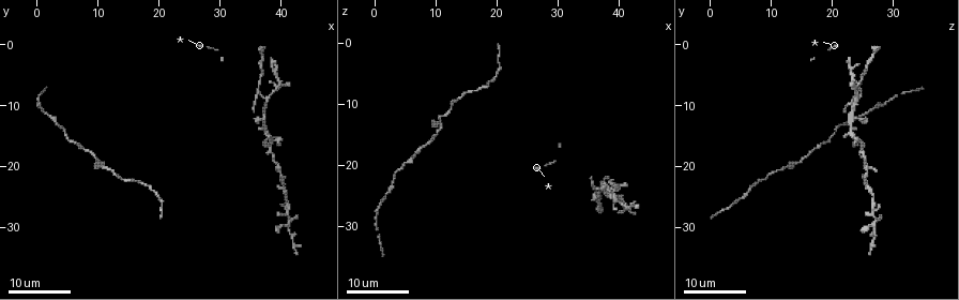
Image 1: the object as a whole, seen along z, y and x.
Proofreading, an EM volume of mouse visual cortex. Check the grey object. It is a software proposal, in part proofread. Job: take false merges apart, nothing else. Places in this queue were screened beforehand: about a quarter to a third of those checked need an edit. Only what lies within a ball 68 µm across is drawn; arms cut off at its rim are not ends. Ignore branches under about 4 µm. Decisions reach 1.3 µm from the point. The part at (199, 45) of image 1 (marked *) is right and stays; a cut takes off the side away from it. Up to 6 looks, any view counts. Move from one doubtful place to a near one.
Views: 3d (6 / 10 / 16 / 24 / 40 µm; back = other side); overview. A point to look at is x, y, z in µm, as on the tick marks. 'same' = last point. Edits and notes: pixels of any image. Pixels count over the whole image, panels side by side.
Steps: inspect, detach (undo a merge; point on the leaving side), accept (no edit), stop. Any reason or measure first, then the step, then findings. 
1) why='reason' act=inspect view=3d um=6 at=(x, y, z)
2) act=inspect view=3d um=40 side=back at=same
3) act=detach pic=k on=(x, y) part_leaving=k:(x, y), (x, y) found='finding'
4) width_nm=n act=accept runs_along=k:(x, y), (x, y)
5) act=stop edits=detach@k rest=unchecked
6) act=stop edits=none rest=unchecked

why='narrows sharply' act=inspect view=3d um=16 at=(40.0, 20.5, 26.0)

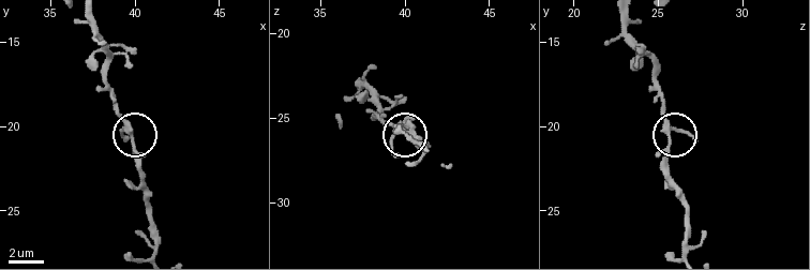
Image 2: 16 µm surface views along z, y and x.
why='zoom in' act=inspect view=3d um=6 at=(39.8, 20.9, 25.7)

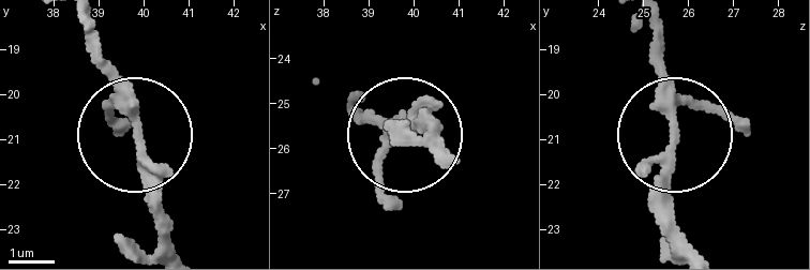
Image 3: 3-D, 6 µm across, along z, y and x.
width_nm=230 act=accept runs_along=3:(641, 17), (672, 121), (664, 233) found='continuous, no second neuron'

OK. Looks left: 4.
why='thick turns thin' act=inspect view=3d um=16 at=(41.0, 27.0, 26.5)

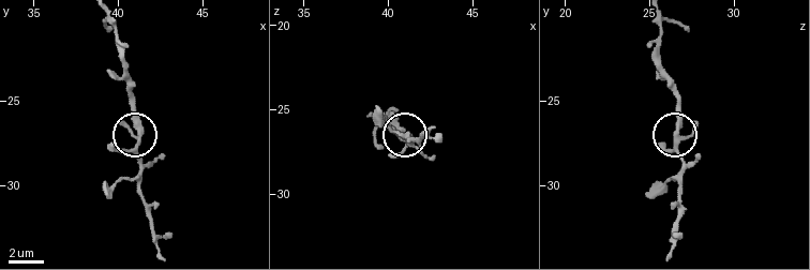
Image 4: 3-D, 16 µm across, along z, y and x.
why='closer look' act=inspect view=3d um=6 at=(41.3, 26.9, 26.7)

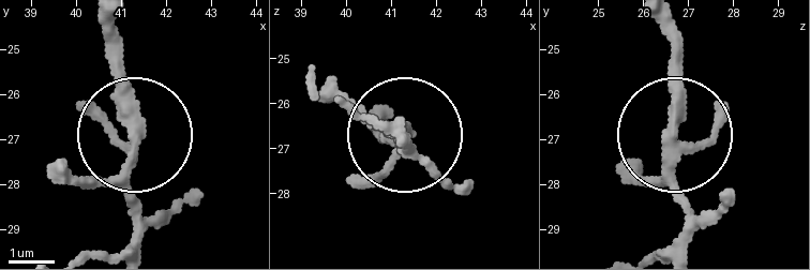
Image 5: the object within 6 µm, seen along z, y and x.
act=inspect view=3d um=6 side=back at=(41.30, 27.00, 26.65)

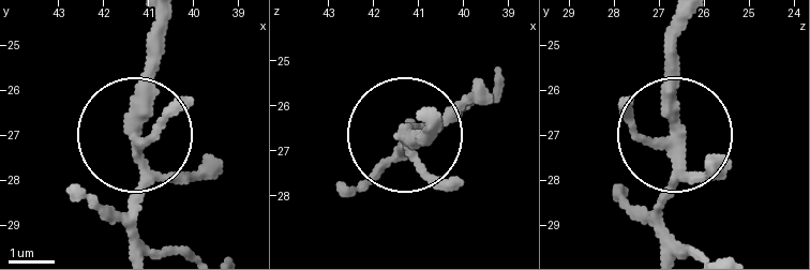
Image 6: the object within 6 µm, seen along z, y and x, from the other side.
arms=4 act=accept runs_along=6:(689, 19), (670, 55), (658, 250) found='one neuron here'

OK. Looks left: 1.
act=stop edits=none rest=unchecked

